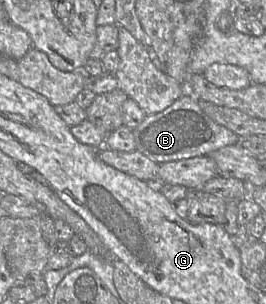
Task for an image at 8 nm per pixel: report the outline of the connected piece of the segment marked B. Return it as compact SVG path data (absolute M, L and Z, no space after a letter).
M185 92L164 111L146 116L133 130L136 150L162 164L210 155L223 147L235 145L239 136L209 118L200 108L198 101L190 92Z

